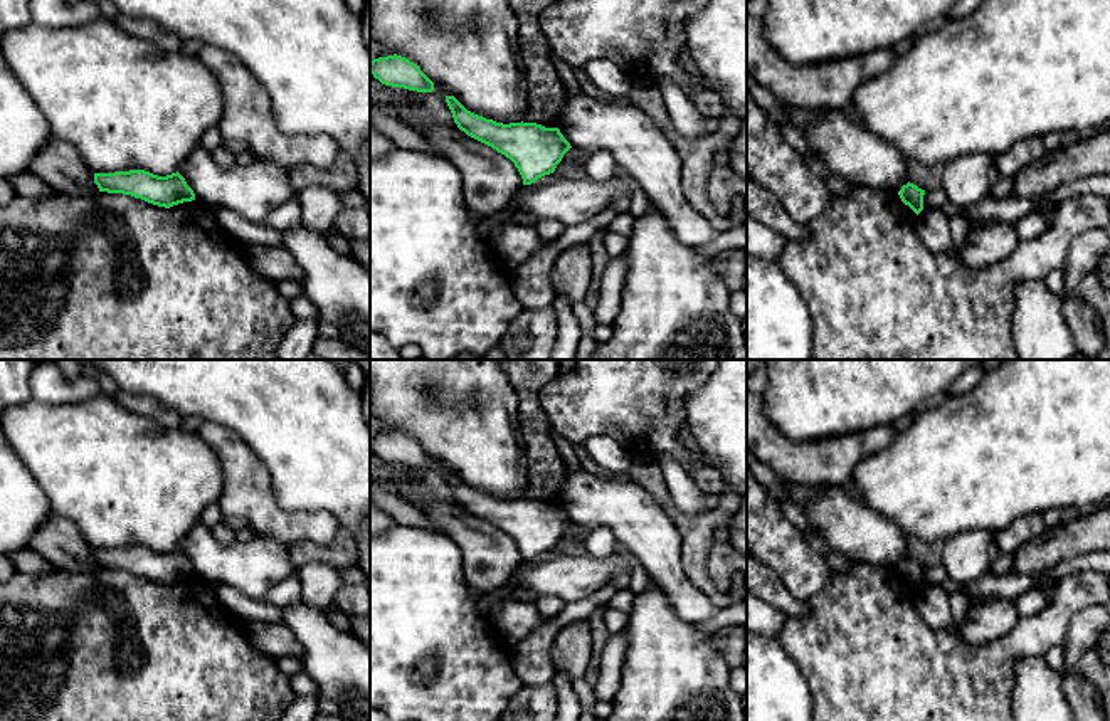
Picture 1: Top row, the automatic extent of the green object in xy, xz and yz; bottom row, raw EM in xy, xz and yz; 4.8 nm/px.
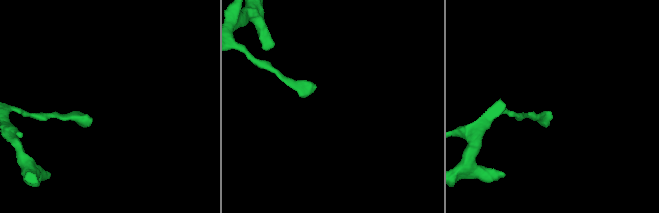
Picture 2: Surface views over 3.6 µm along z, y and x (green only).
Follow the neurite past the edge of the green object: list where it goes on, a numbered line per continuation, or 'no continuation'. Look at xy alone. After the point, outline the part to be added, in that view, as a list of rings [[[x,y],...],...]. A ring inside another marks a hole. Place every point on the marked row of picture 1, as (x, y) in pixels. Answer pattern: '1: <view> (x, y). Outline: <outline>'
no continuation

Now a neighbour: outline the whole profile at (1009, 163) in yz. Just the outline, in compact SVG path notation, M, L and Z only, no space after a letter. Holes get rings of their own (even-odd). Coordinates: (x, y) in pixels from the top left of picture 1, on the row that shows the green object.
M1026 138L992 158L999 175L1014 178L1024 166L1046 153L1043 138Z

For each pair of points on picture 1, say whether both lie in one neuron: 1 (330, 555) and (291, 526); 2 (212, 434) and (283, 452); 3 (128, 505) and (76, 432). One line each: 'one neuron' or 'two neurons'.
1: two neurons
2: two neurons
3: one neuron

